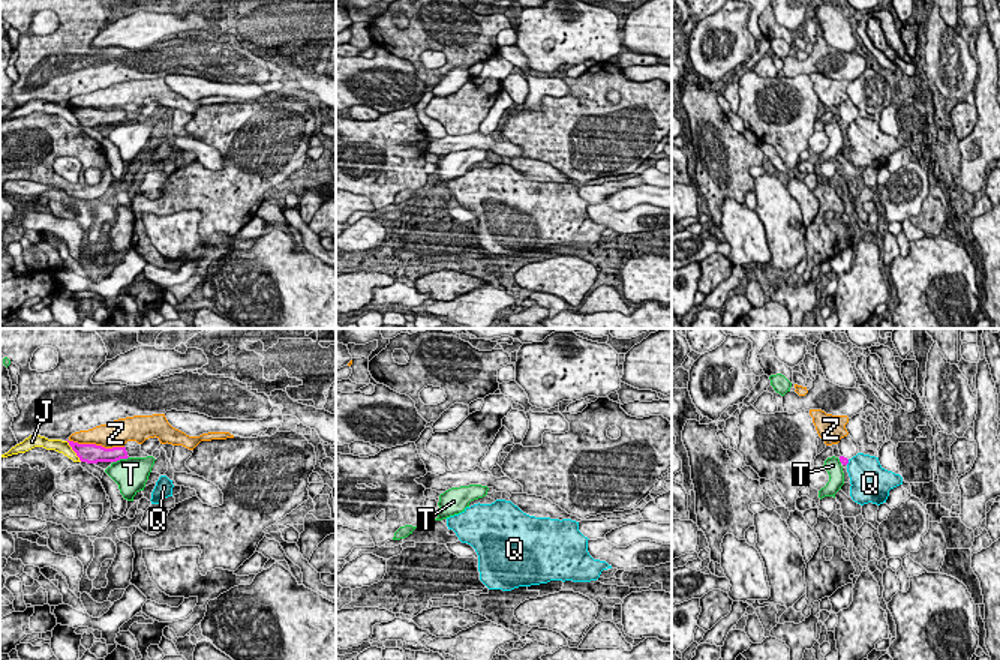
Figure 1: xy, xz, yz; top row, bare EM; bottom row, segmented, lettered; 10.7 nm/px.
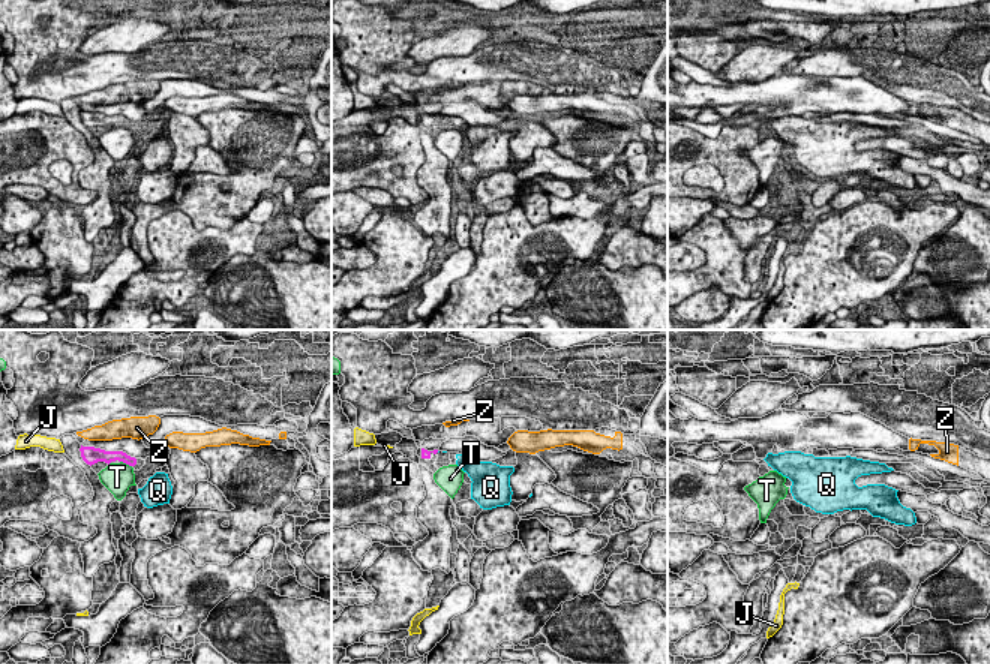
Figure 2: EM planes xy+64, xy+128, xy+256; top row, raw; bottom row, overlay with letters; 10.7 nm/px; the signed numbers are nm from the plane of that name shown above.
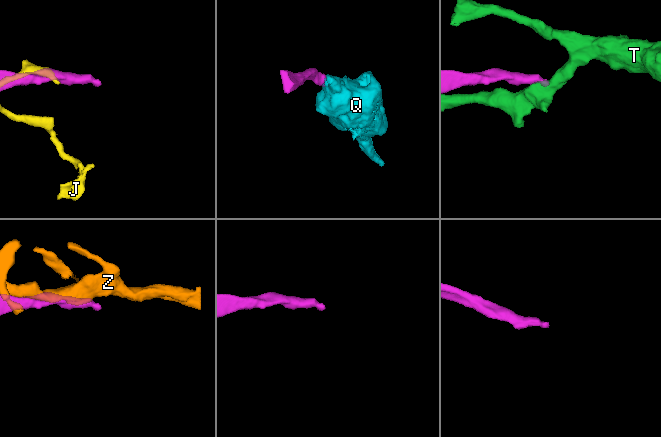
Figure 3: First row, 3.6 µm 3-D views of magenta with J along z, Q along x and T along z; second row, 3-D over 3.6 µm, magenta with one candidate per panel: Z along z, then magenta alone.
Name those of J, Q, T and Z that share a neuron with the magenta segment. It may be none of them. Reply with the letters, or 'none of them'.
Q

